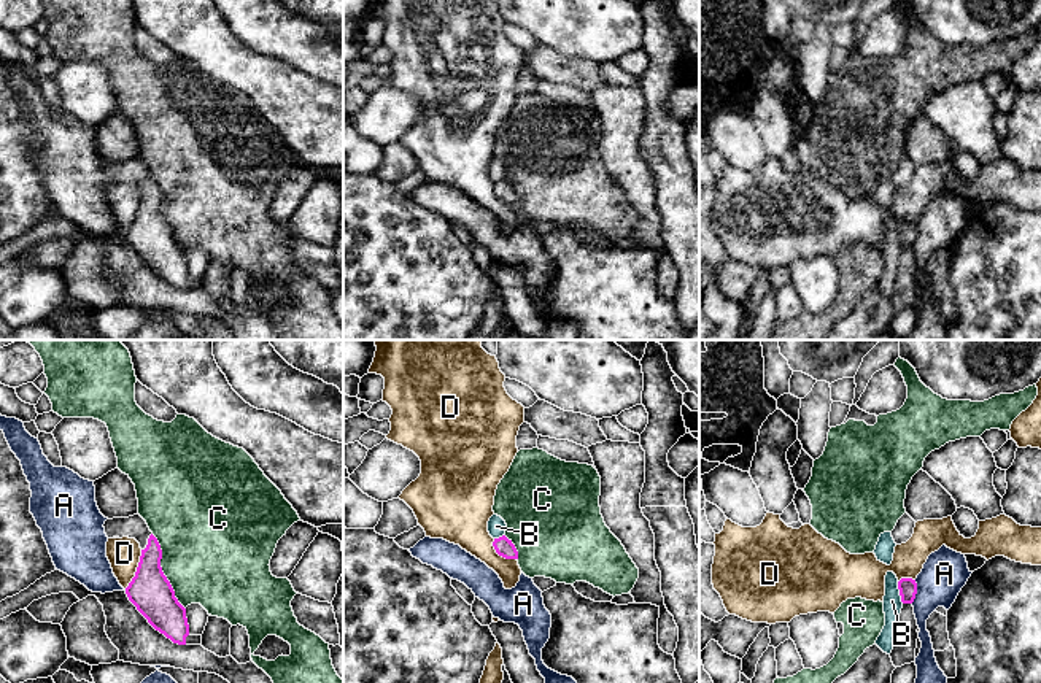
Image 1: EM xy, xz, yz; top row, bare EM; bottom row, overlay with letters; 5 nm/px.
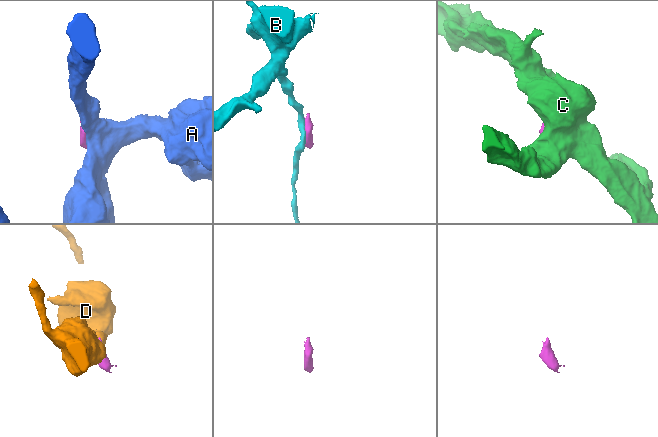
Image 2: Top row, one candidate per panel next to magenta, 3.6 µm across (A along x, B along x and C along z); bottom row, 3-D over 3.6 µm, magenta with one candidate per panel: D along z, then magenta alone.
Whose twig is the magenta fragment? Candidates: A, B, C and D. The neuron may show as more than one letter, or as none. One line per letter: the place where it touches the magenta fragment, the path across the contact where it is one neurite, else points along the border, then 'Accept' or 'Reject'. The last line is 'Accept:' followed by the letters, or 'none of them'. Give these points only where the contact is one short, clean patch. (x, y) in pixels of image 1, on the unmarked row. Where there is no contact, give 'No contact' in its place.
A: Touches magenta at yz (916, 235). Boundary: yz (916, 224), (916, 242), (911, 246). Reject
B: Touches magenta at yz (900, 237). Boundary: yz (897, 226), (903, 246). Reject
C: Touches magenta at xy (162, 216). Reject
D: Touches magenta at xy (137, 213). Boundary: xy (142, 194), (137, 215), (124, 232). Reject
Accept: none of them

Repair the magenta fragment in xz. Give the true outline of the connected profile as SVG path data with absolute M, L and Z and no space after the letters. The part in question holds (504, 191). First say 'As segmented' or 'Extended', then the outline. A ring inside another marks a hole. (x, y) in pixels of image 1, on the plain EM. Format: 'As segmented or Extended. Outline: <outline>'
As segmented. Outline: M505 179L494 183L493 191L499 200L505 203L518 203L515 189Z

